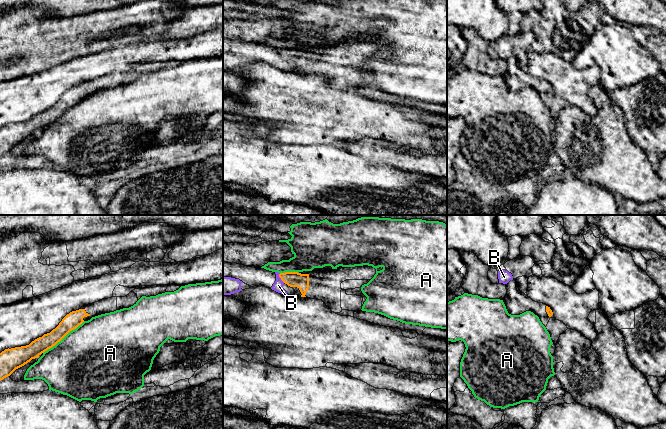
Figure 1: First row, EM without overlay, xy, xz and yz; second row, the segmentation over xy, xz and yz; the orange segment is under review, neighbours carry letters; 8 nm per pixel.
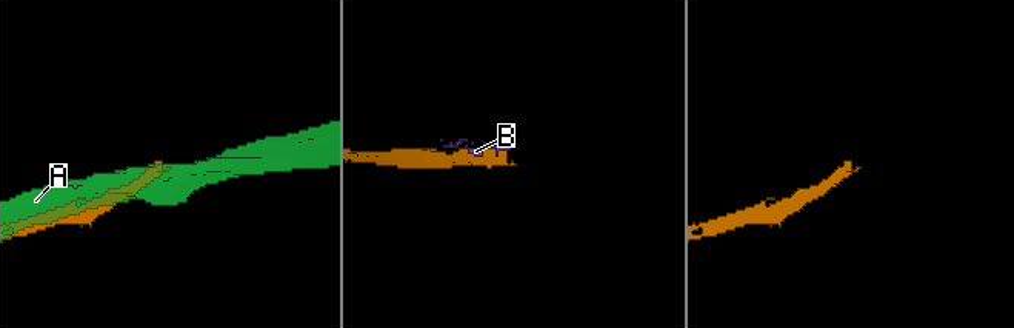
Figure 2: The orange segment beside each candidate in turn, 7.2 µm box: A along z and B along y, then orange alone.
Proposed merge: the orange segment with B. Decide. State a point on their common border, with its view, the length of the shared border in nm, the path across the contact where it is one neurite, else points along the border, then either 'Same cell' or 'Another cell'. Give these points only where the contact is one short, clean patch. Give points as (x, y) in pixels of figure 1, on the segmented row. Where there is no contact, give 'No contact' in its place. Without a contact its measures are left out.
Touches orange at xz (280, 277). Shared border 90 nm. Boundary: xz (279, 273), (279, 277), (284, 282). Another cell

